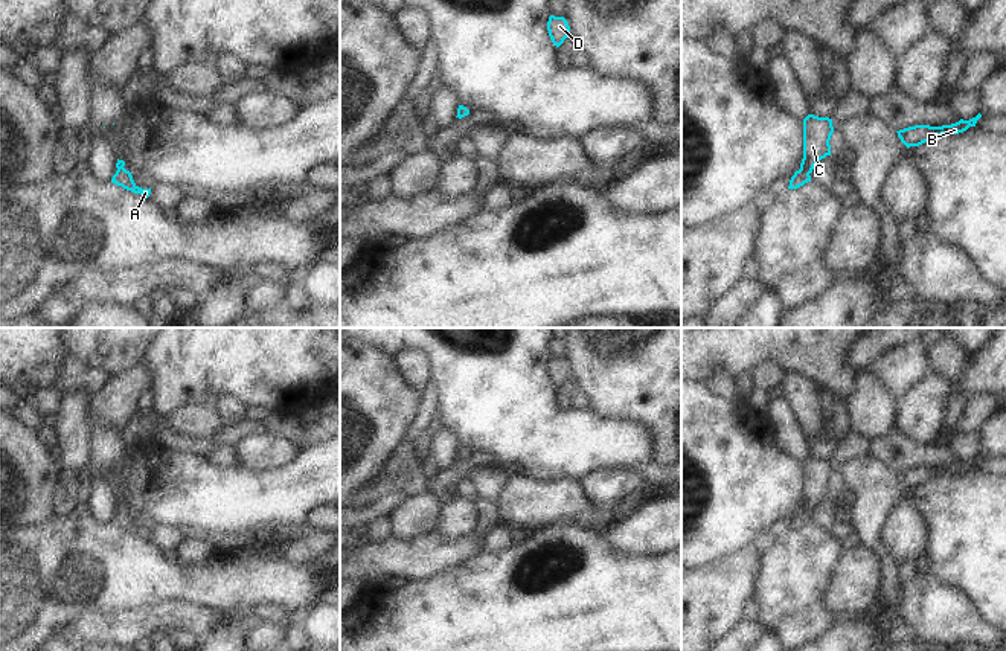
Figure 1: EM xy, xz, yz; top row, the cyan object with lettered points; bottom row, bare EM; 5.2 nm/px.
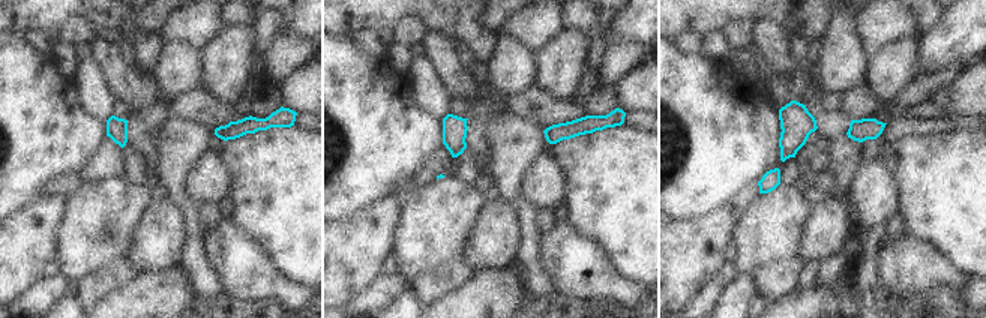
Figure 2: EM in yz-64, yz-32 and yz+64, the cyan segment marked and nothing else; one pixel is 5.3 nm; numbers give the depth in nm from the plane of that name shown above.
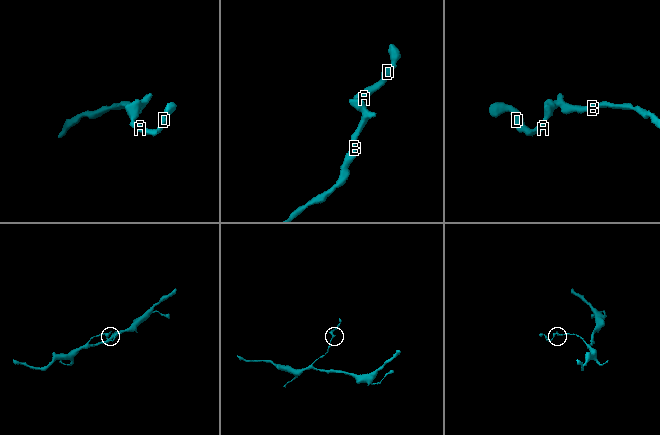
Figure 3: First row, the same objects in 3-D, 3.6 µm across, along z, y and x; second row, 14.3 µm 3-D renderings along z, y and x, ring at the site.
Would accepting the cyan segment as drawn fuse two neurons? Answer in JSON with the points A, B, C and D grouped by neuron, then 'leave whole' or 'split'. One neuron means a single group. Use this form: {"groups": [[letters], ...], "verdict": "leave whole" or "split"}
{"groups": [["A", "B", "C", "D"]], "verdict": "leave whole"}

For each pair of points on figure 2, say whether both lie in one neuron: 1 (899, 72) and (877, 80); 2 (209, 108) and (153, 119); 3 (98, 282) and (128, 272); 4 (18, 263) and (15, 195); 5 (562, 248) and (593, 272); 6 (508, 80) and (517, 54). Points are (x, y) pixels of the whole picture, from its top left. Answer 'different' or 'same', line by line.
1: same
2: different
3: same
4: different
5: same
6: same

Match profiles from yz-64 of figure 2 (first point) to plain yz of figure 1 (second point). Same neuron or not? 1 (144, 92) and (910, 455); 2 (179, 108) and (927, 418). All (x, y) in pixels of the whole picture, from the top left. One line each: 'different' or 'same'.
1: different
2: different

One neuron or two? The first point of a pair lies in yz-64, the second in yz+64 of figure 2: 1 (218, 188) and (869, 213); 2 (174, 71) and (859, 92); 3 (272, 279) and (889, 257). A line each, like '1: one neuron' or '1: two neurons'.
1: one neuron
2: two neurons
3: one neuron

